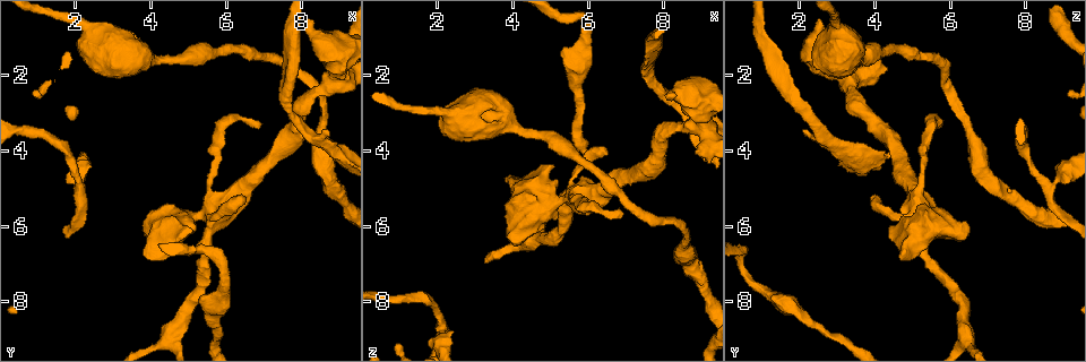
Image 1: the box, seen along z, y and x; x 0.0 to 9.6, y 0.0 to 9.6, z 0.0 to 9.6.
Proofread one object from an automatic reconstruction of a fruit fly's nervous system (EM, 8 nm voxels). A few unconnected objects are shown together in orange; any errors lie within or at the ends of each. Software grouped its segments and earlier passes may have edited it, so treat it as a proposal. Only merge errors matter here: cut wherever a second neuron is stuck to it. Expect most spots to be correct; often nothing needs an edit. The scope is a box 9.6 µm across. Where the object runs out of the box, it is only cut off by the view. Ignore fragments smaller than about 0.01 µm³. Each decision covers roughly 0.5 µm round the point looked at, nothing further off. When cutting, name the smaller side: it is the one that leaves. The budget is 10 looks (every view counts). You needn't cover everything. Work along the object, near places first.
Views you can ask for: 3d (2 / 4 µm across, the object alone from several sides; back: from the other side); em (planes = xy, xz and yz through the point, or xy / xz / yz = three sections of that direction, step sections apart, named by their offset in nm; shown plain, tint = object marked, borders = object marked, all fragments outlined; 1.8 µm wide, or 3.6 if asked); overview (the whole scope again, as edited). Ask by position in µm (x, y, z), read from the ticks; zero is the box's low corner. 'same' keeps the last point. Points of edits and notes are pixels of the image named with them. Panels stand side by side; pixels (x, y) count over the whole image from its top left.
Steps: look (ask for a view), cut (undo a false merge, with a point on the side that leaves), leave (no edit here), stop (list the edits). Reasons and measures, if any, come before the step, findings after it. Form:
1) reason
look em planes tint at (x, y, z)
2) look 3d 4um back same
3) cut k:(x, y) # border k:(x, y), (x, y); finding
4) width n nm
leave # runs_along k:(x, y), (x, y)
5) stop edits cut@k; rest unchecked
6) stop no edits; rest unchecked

two arms in line, one across
look 3d 4um at (2.20, 4.95, 8.70)

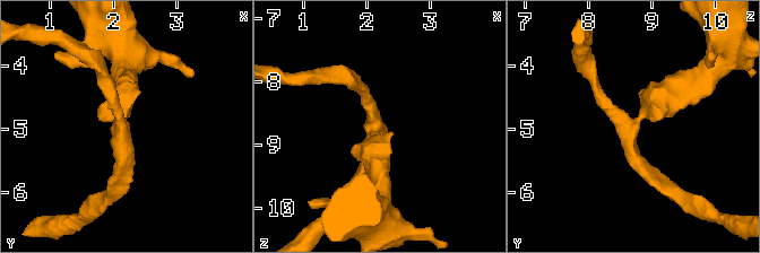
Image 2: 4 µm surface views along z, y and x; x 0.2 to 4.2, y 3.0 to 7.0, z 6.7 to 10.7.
arms 3; arm_widths 200, 240, 440 nm; now the EM
look em planes borders at (2.15, 4.95, 8.70)

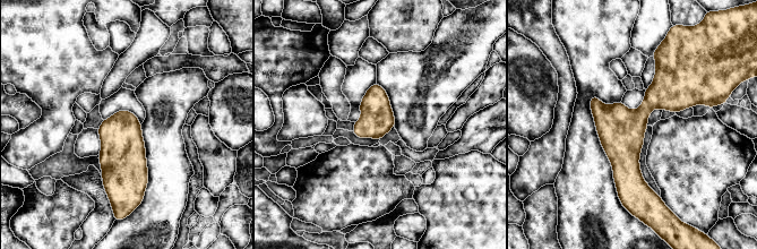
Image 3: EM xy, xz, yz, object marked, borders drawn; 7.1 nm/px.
leave # runs_along 3:(660, 62), (628, 192); one neuron here

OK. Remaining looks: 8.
branch point
look 3d 4um at (4.45, 8.95, 6.40)

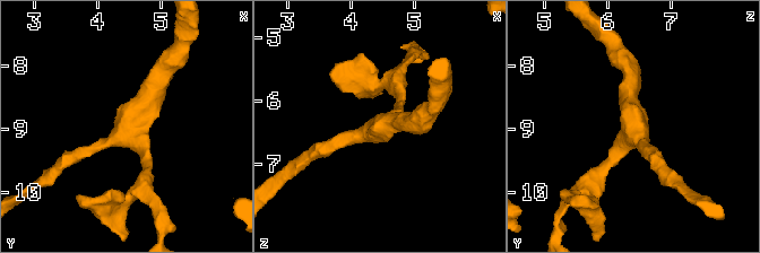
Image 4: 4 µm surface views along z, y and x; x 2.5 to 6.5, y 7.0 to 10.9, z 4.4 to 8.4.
arms 3; shape alone is not enough
look em planes tint at (4.50, 8.90, 6.45)

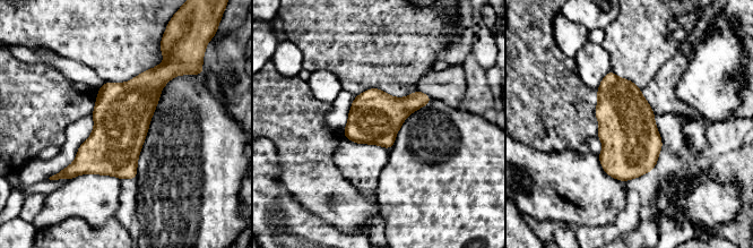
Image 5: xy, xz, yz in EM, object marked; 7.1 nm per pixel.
width 380 nm
leave # all the same neuron

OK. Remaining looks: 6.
looks like a crossing
look 3d 4um back at (5.65, 5.75, 5.05)

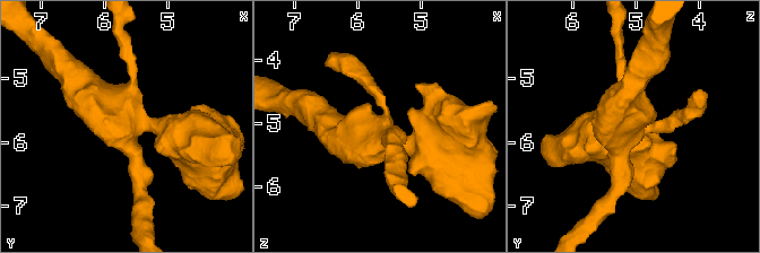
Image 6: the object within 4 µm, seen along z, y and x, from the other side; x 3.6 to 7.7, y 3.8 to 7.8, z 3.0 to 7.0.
look em 3.6um planes tint at (5.60, 5.70, 5.00)

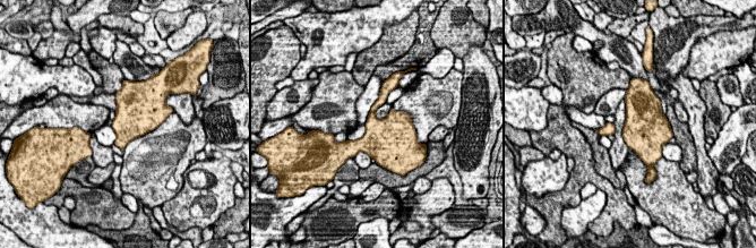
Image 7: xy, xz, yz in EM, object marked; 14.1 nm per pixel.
leave # all the same neuron

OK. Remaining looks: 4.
look em yz step 8 tint at (5.70, 1.45, 4.20)

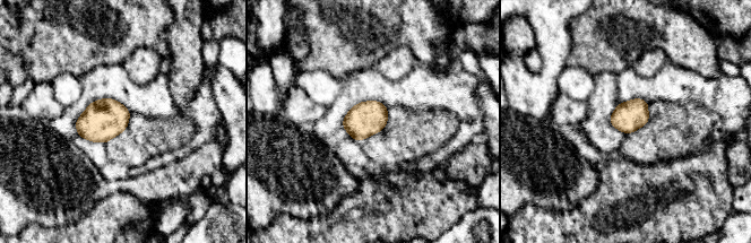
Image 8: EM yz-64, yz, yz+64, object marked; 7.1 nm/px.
cut it another way
look em planes tint same

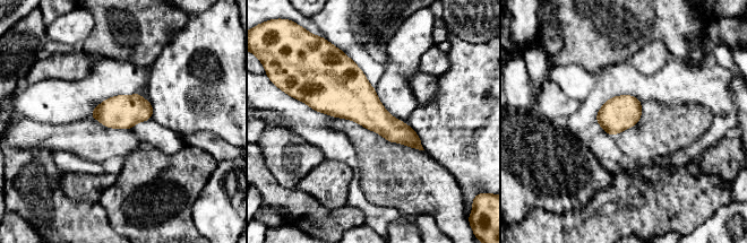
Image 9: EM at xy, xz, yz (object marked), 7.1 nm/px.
leave # continuous, no second neuron

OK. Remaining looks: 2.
stop no edits; rest unchecked

